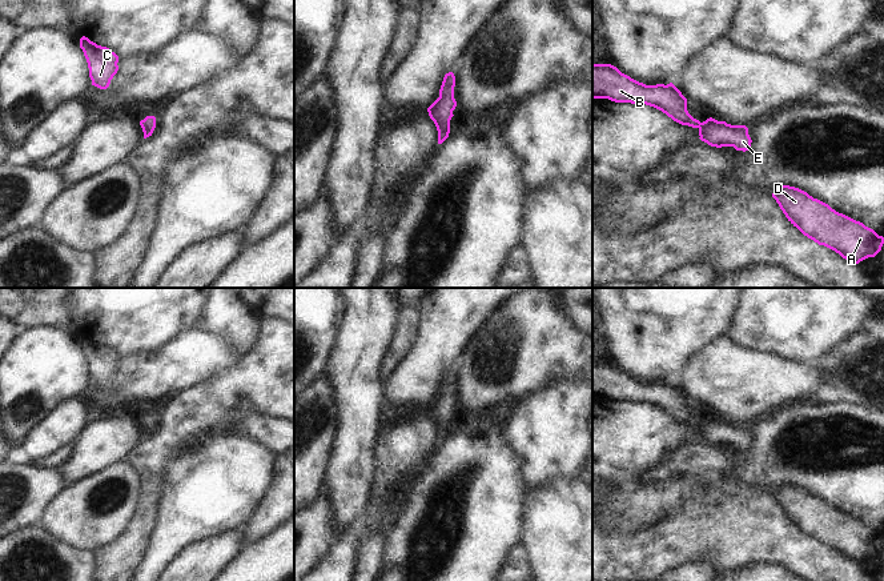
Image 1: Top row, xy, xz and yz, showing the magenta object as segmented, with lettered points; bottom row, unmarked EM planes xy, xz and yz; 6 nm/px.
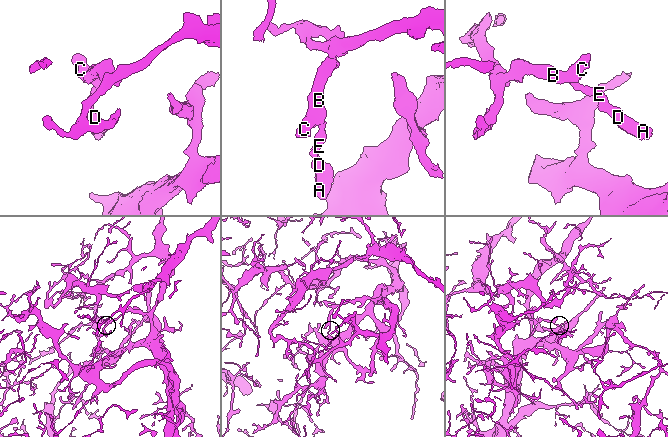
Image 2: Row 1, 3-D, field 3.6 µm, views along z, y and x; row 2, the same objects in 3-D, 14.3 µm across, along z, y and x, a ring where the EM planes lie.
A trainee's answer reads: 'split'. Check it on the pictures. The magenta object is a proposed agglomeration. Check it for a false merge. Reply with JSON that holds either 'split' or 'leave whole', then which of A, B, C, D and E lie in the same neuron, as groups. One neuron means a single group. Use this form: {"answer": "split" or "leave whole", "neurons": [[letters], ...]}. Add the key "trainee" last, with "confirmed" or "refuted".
{"answer": "leave whole", "neurons": [["A", "B", "C", "D", "E"]], "trainee": "refuted"}

